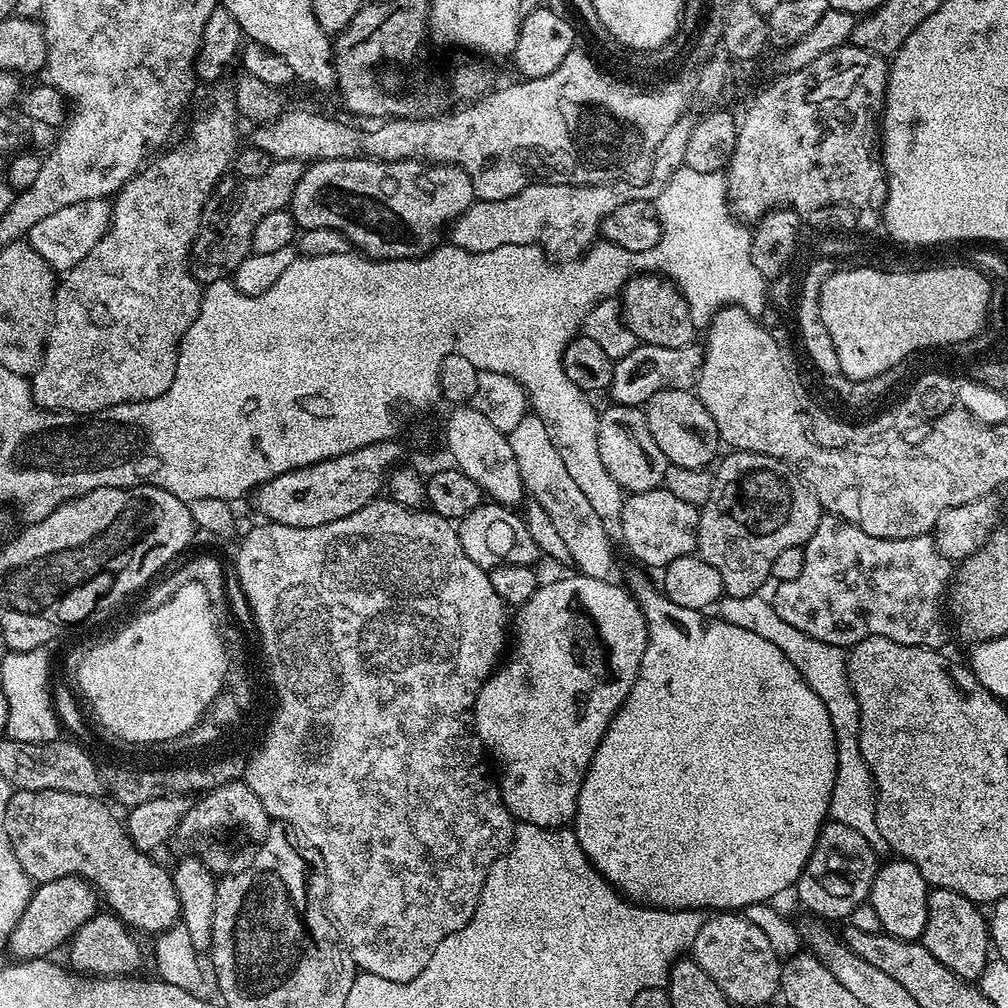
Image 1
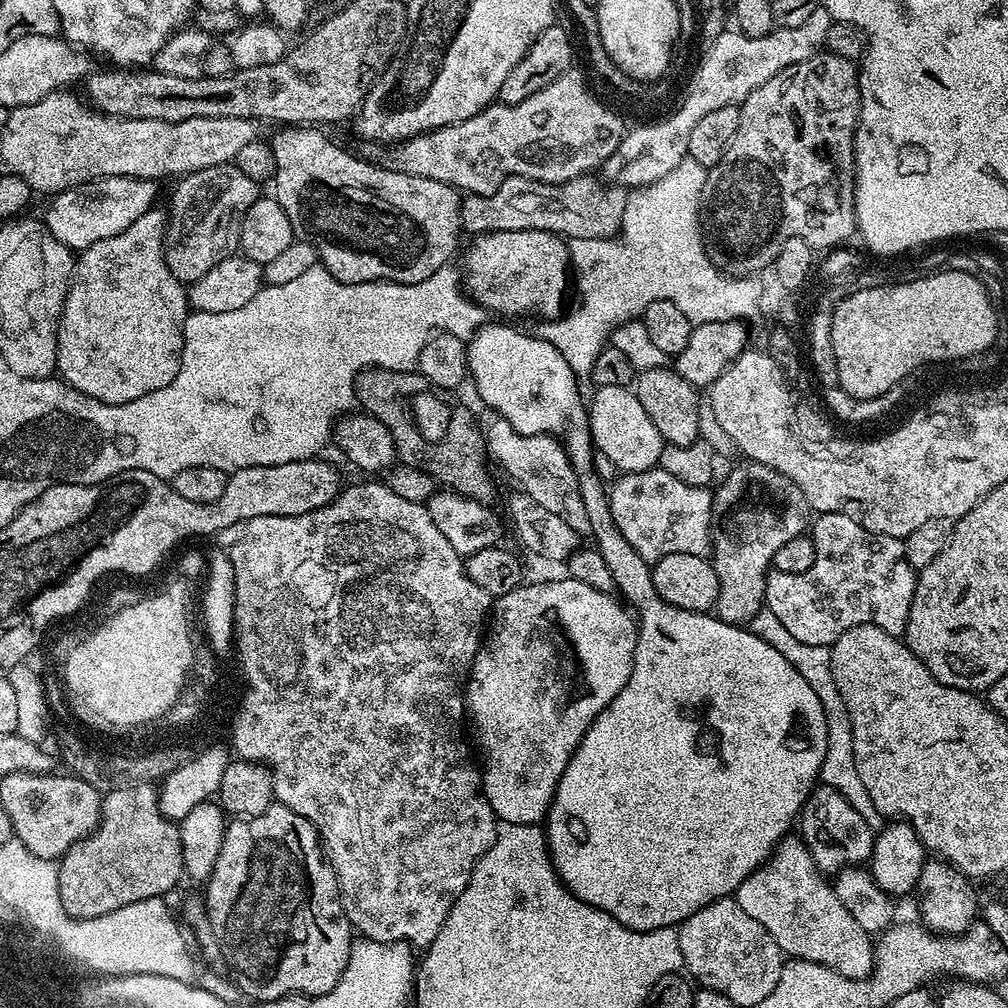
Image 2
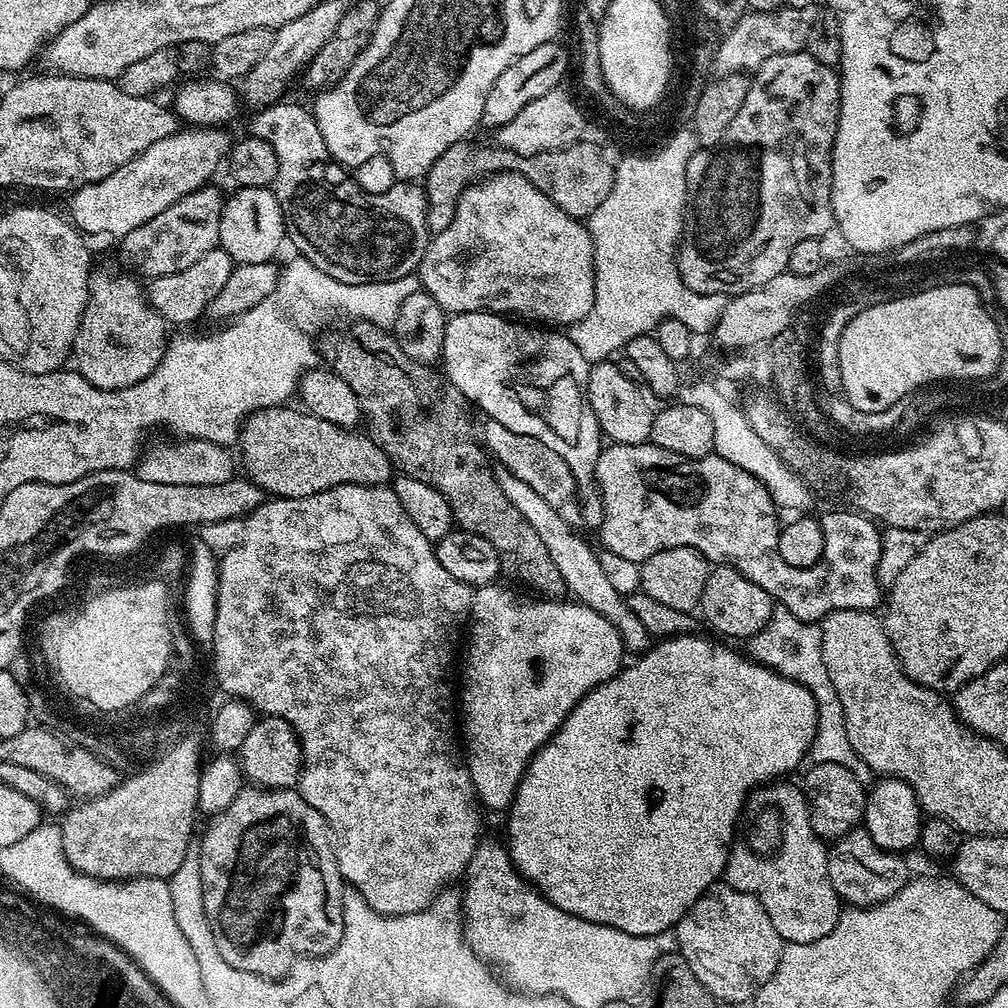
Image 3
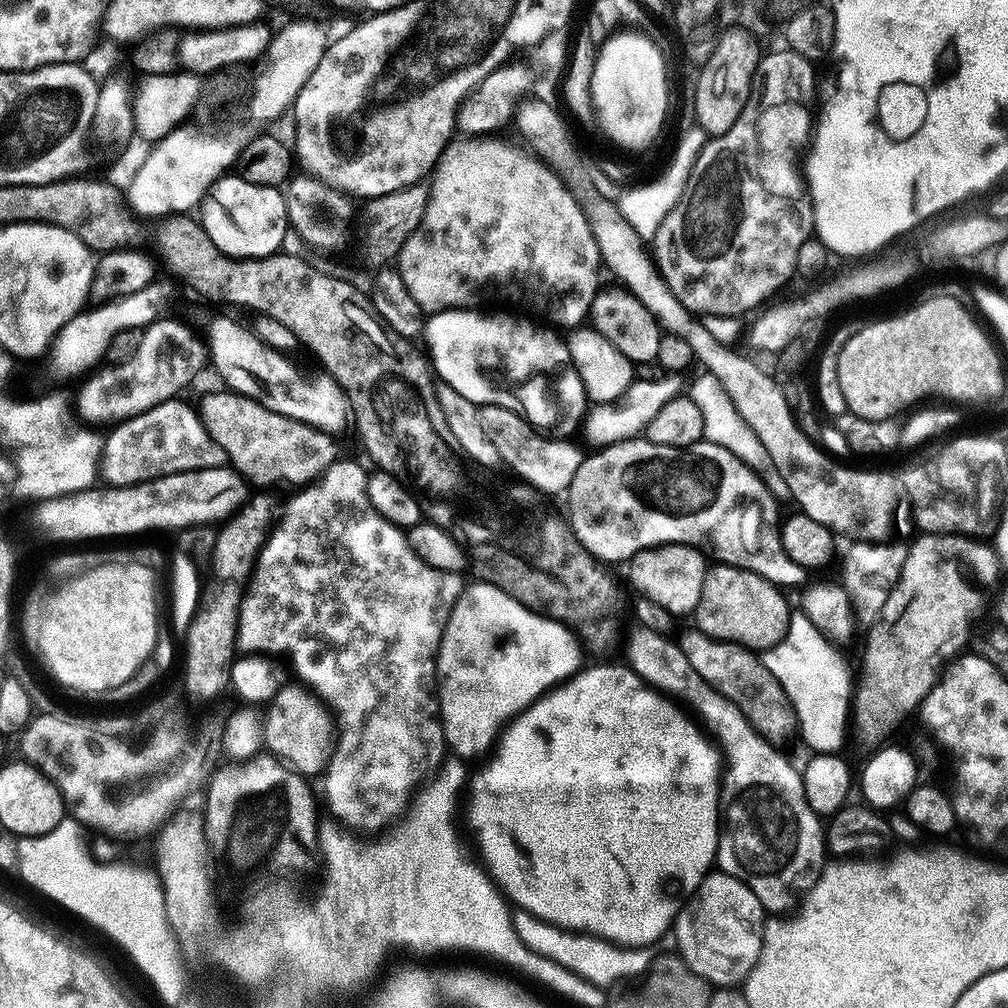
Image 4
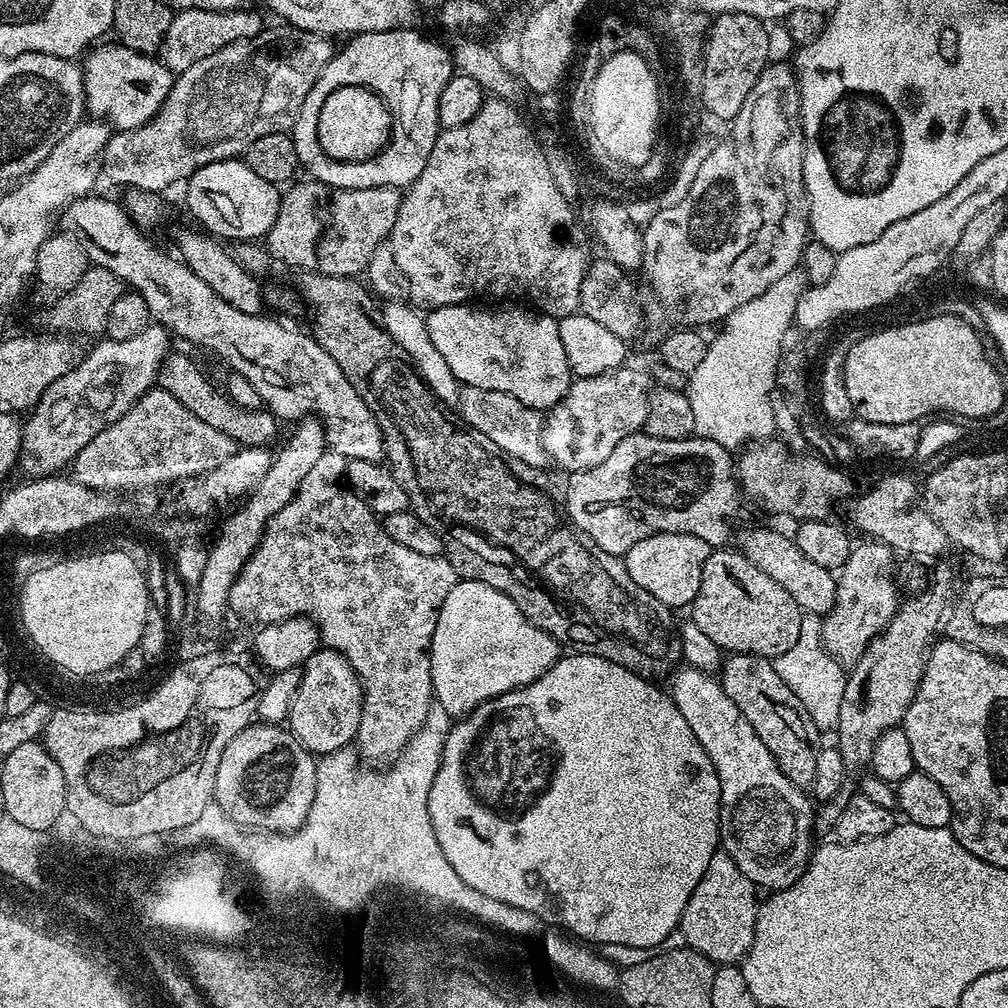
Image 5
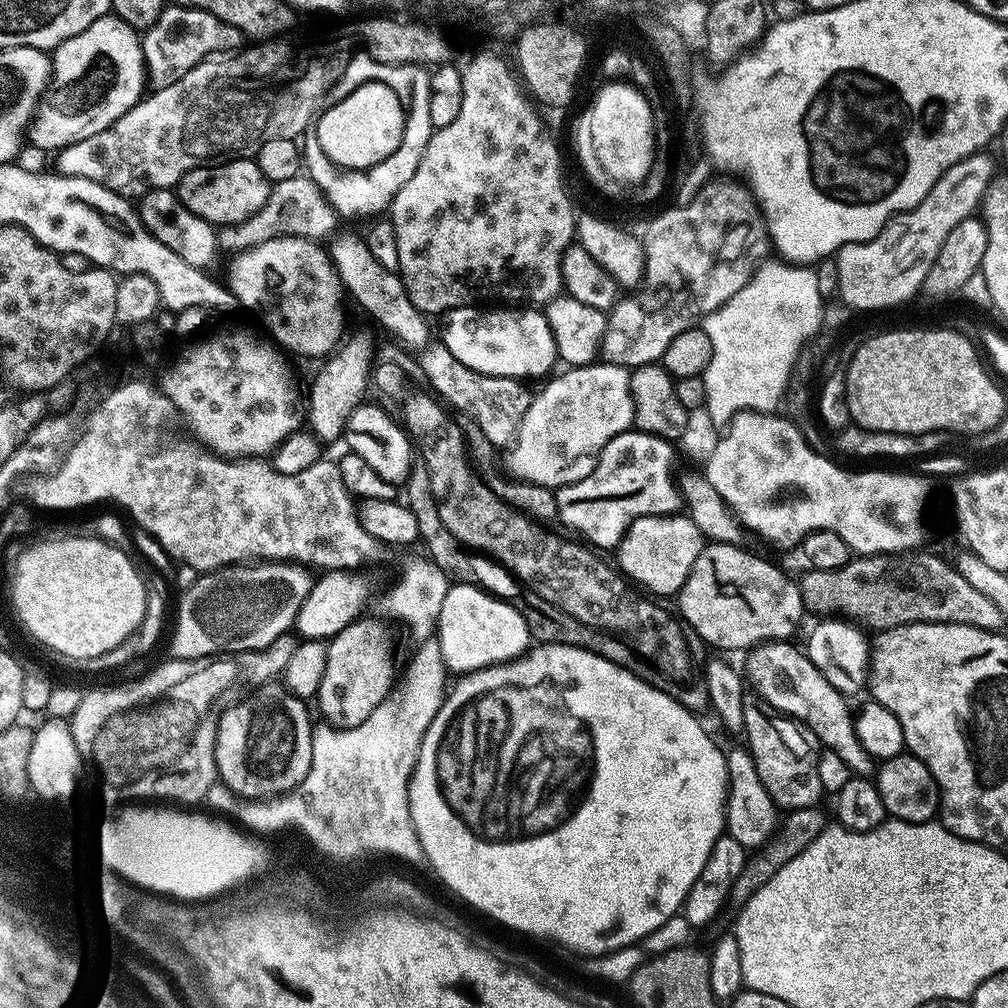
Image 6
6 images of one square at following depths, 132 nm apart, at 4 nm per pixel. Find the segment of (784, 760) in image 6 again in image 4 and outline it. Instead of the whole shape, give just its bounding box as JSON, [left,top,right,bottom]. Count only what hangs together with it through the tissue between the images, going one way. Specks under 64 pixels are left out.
[678,626,797,742]

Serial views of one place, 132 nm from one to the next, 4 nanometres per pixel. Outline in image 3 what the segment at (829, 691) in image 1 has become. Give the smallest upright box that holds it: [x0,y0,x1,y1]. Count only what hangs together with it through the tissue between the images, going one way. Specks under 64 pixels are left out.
[746,606,874,785]

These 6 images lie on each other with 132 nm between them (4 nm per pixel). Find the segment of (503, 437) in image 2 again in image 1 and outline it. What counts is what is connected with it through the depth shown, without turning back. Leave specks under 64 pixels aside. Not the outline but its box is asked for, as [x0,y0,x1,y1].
[507,414,612,579]

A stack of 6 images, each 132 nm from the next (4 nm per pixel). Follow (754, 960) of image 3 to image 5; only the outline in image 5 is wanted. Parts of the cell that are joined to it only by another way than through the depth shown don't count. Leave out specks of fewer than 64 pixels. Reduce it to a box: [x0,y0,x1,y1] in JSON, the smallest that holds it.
[678,850,758,966]

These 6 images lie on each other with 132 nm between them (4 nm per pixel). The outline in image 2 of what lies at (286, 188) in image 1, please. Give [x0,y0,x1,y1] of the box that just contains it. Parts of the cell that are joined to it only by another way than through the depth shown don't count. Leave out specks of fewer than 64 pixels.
[164,162,262,286]

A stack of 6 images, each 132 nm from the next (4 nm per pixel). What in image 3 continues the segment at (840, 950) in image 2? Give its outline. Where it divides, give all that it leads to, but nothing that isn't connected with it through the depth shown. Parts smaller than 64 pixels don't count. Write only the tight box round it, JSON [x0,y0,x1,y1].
[722,782,842,944]

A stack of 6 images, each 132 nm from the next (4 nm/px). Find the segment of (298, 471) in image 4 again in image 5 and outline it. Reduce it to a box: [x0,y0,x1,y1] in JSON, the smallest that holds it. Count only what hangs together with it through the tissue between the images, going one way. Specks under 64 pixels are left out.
[158,350,277,448]

